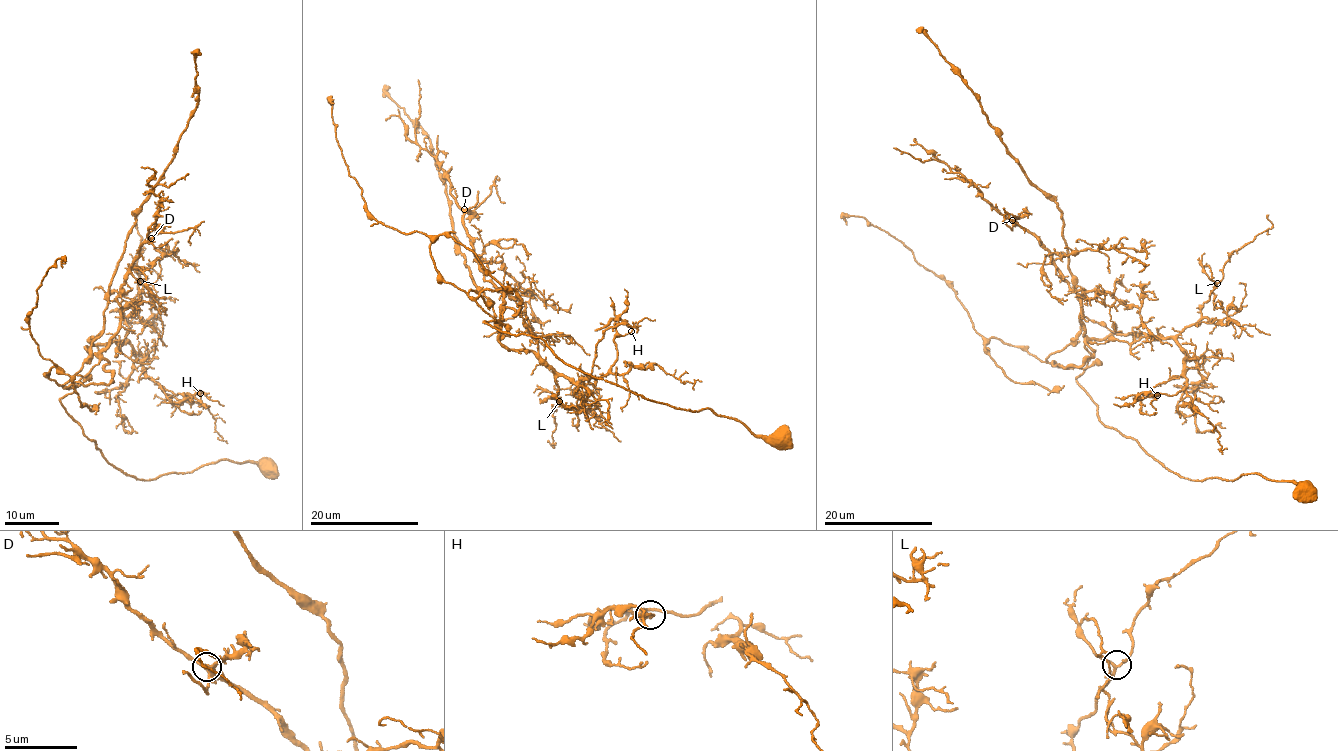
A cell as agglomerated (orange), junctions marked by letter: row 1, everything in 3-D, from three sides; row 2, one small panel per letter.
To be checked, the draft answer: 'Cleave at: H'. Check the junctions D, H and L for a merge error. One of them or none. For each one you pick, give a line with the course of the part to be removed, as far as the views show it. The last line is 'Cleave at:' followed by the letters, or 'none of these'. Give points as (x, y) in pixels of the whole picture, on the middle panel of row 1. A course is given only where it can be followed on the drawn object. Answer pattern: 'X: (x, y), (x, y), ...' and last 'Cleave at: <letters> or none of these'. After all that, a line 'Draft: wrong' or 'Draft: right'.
H: (631, 330), (619, 319), (610, 319), (594, 330)
Cleave at: H
Draft: right

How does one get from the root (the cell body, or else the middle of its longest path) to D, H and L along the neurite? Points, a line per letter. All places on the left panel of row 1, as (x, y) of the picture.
D: (265, 469), (222, 460), (137, 480), (110, 465), (61, 402), (118, 331), (125, 274), (151, 238)
H: (265, 469), (222, 460), (137, 480), (60, 400), (99, 363), (85, 347), (117, 341), (165, 390), (200, 393)
L: (265, 469), (222, 460), (137, 480), (62, 405), (99, 363), (85, 347), (126, 342), (124, 308), (140, 281)

